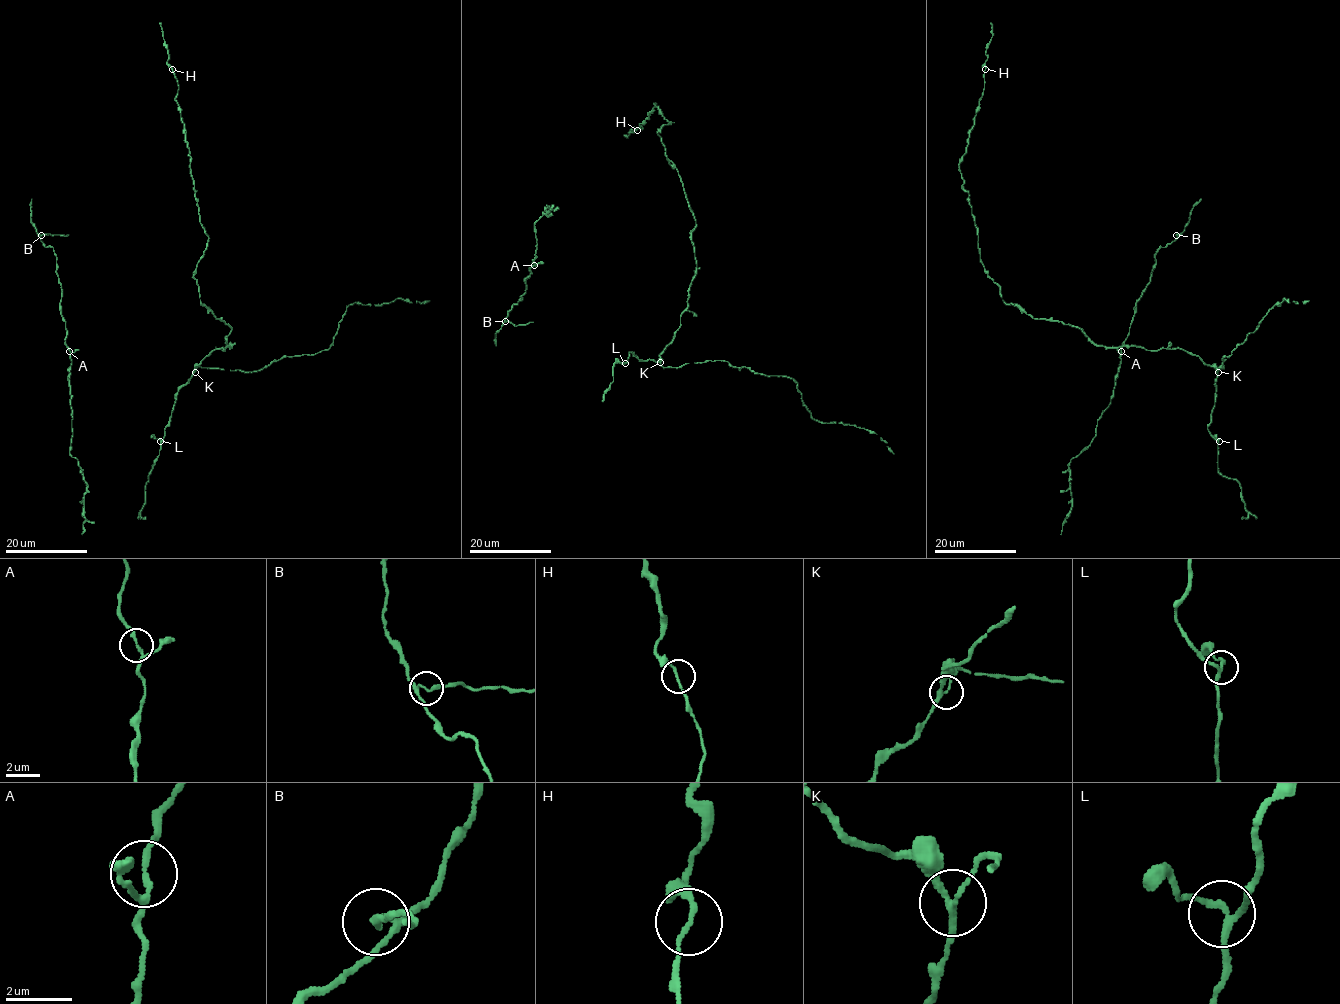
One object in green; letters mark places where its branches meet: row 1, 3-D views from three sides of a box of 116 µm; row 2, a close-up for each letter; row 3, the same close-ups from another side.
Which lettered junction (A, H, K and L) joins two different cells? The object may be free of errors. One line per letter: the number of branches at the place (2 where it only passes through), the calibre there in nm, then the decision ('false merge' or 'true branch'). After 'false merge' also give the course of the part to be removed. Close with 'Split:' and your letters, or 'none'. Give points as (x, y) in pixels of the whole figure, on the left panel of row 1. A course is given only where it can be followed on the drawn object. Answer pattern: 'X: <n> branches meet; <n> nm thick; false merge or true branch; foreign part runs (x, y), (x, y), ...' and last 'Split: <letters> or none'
A: 3 branches meet; 140 nm thick; true branch
H: 2 branches meet; 150 nm thick; true branch
K: 3 branches meet; 170 nm thick; true branch
L: 3 branches meet; 170 nm thick; true branch
Split: none

